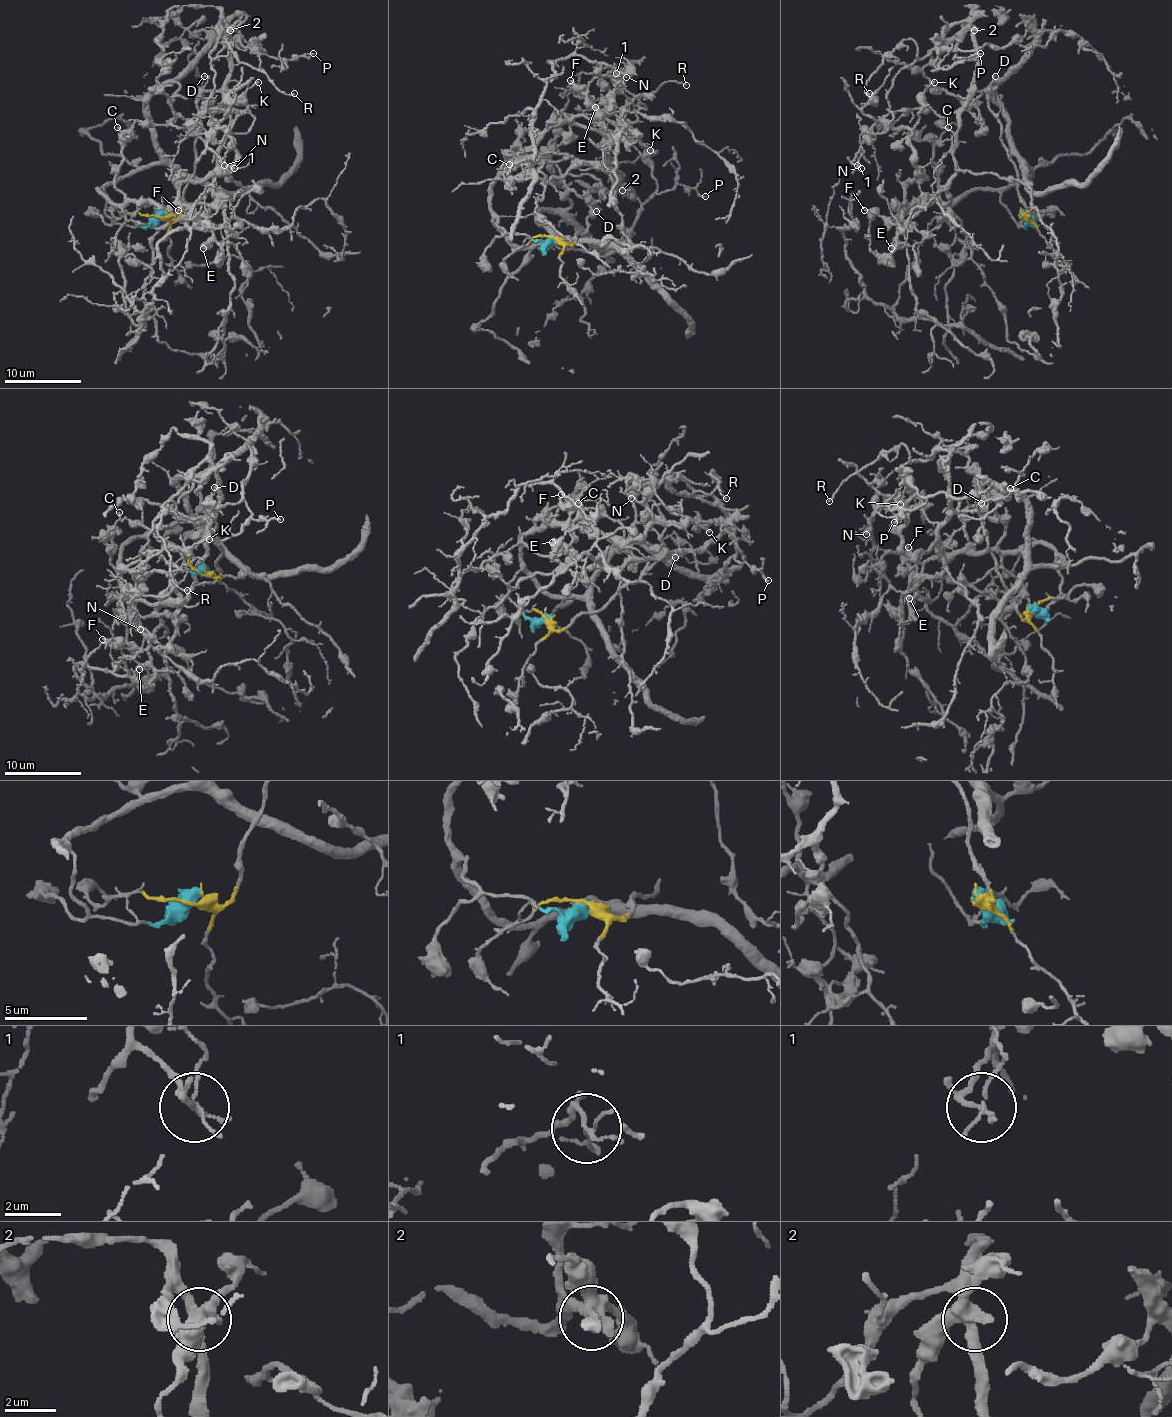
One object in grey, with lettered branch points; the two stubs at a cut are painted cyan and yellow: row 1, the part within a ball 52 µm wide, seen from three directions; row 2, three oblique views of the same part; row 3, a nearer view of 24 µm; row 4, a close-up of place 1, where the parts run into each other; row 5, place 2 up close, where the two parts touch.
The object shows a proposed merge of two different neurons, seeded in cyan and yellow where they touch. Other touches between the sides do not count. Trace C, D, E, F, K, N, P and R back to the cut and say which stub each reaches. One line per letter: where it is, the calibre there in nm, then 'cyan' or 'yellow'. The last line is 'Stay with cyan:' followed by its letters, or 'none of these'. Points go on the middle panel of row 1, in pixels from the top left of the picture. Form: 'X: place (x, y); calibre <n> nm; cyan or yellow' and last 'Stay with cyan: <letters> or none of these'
C: place (509, 164); calibre 130 nm; cyan
D: place (596, 211); calibre 140 nm; yellow
E: place (595, 107); calibre 550 nm; cyan
F: place (570, 80); calibre 160 nm; cyan
K: place (650, 150); calibre 90 nm; cyan
N: place (626, 77); calibre 130 nm; cyan
P: place (705, 196); calibre 190 nm; cyan
R: place (686, 85); calibre 110 nm; yellow
Stay with cyan: C, E, F, K, N, P

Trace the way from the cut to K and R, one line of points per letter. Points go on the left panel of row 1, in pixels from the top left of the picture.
K: (162, 218), (114, 221), (99, 189), (118, 204), (160, 206), (223, 172), (235, 160), (229, 127), (258, 82)
R: (162, 218), (194, 172), (196, 99), (231, 70), (221, 22), (210, 55), (225, 39), (294, 93)

